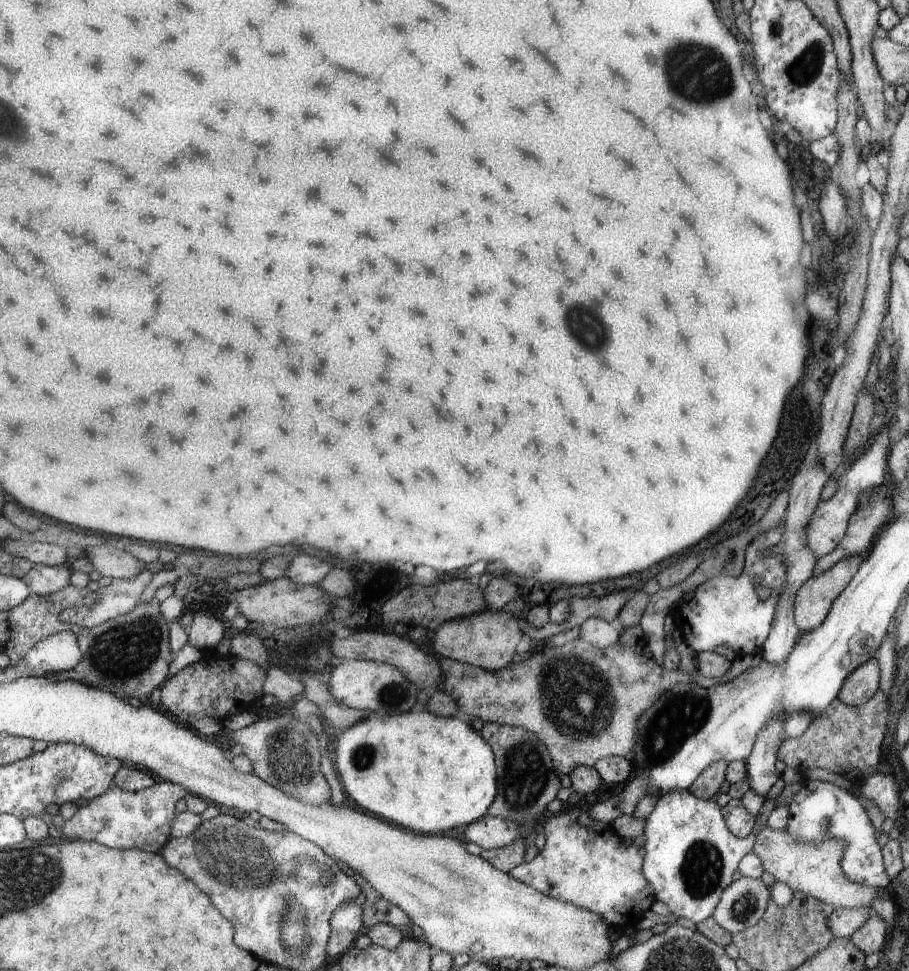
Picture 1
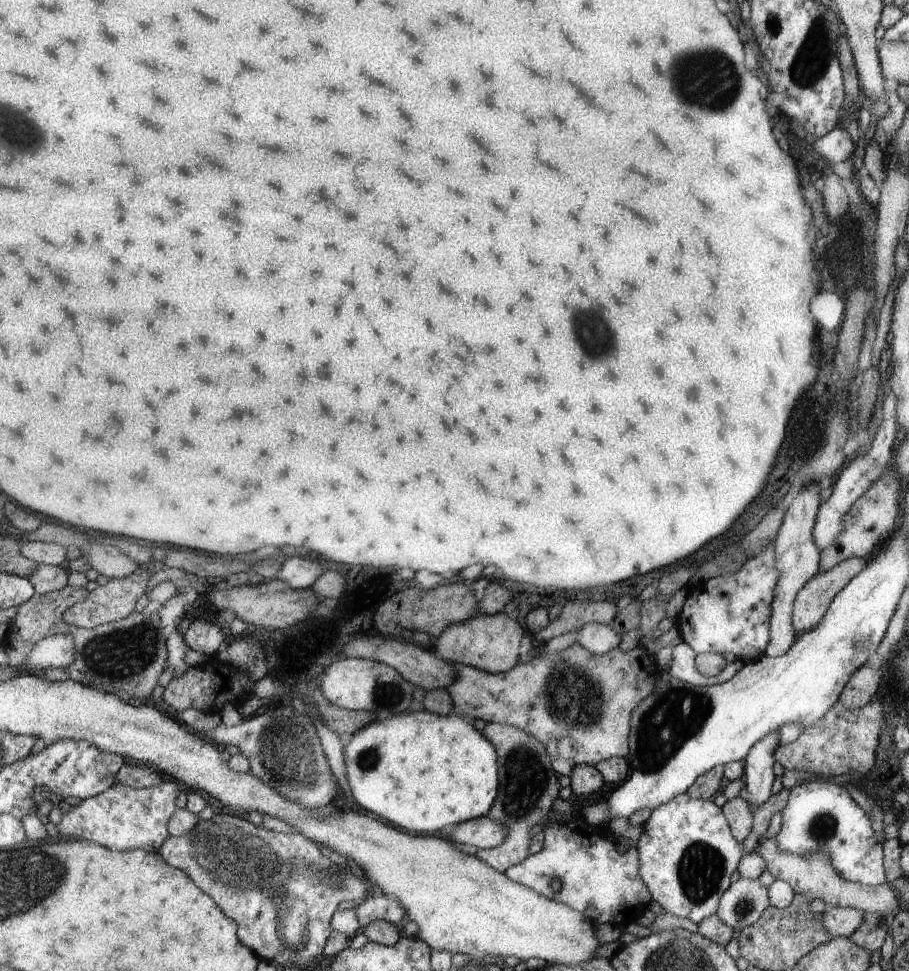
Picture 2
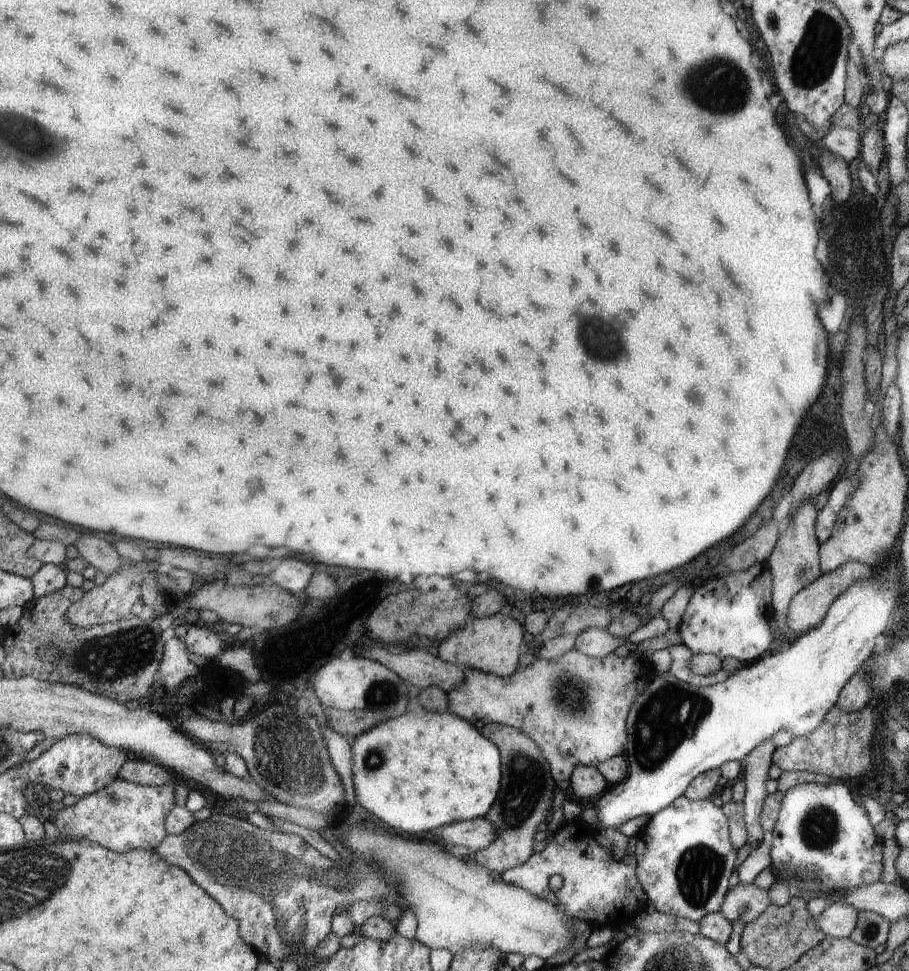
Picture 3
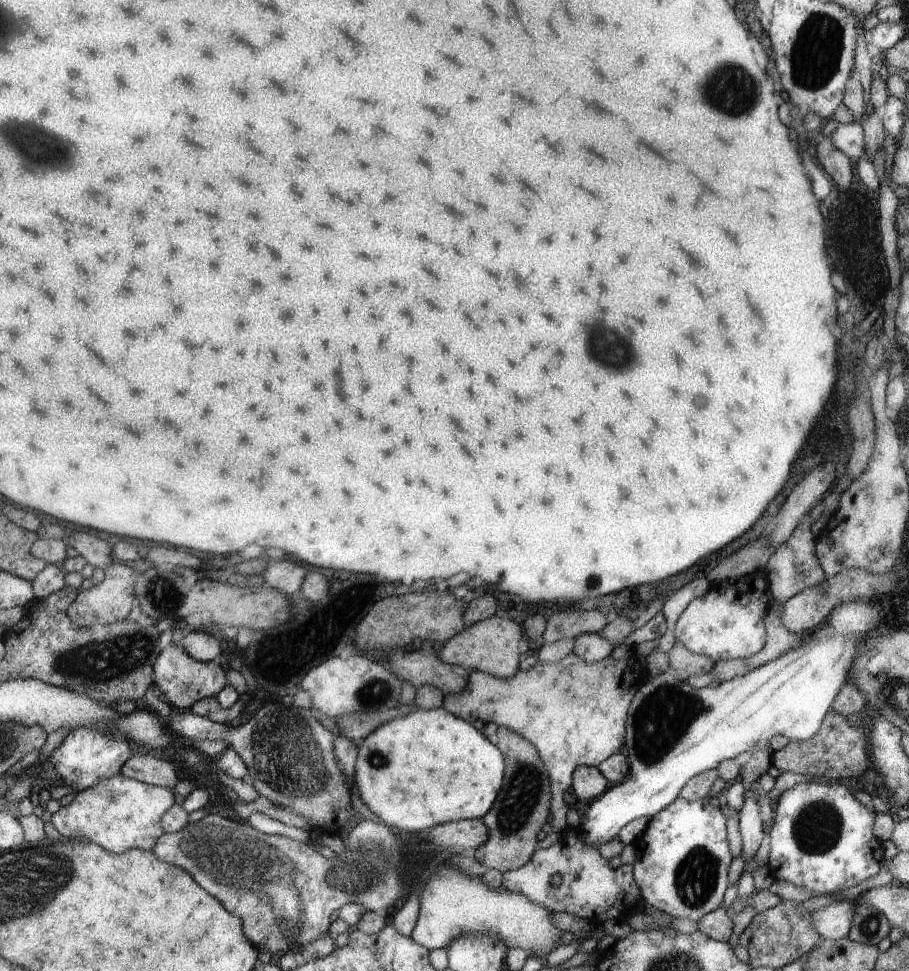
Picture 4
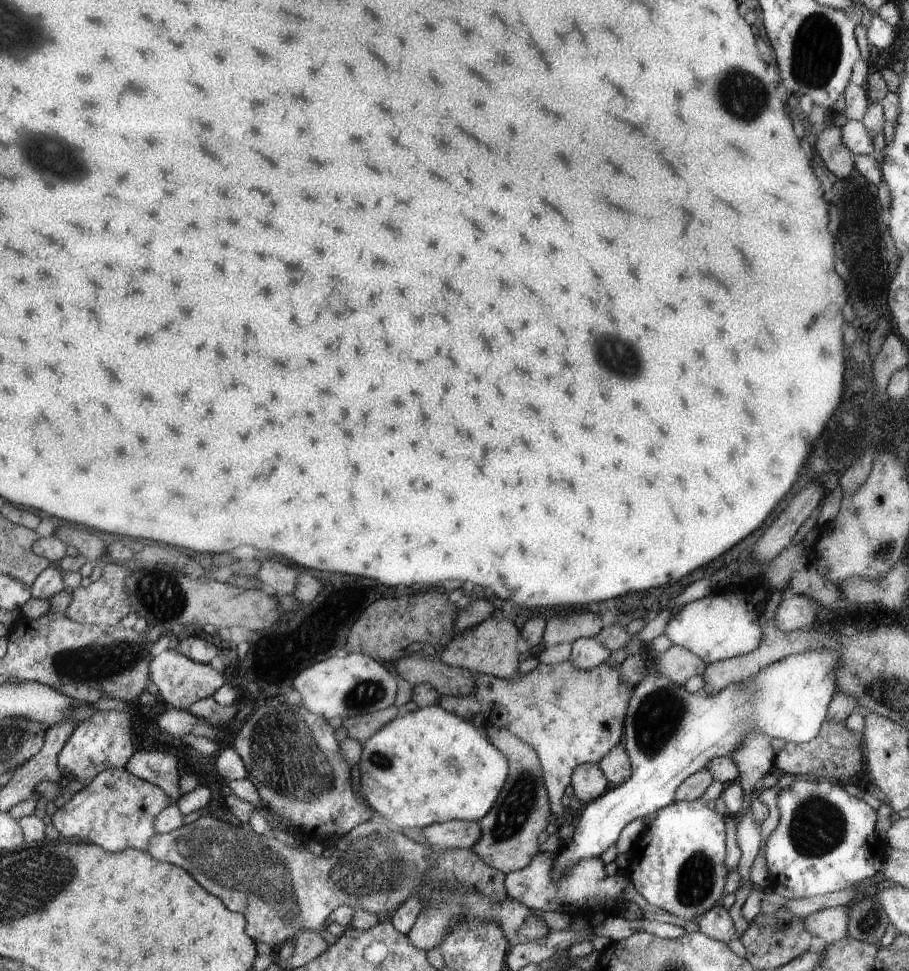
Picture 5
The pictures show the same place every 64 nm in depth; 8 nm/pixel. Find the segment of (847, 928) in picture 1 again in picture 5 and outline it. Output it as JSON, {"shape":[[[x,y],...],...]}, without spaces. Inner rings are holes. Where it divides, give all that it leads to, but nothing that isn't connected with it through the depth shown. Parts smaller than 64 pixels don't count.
{"shape":[[[849,906],[841,908],[825,908],[803,918],[803,930],[811,932],[811,936],[821,938],[827,946],[845,938],[849,924]]]}

